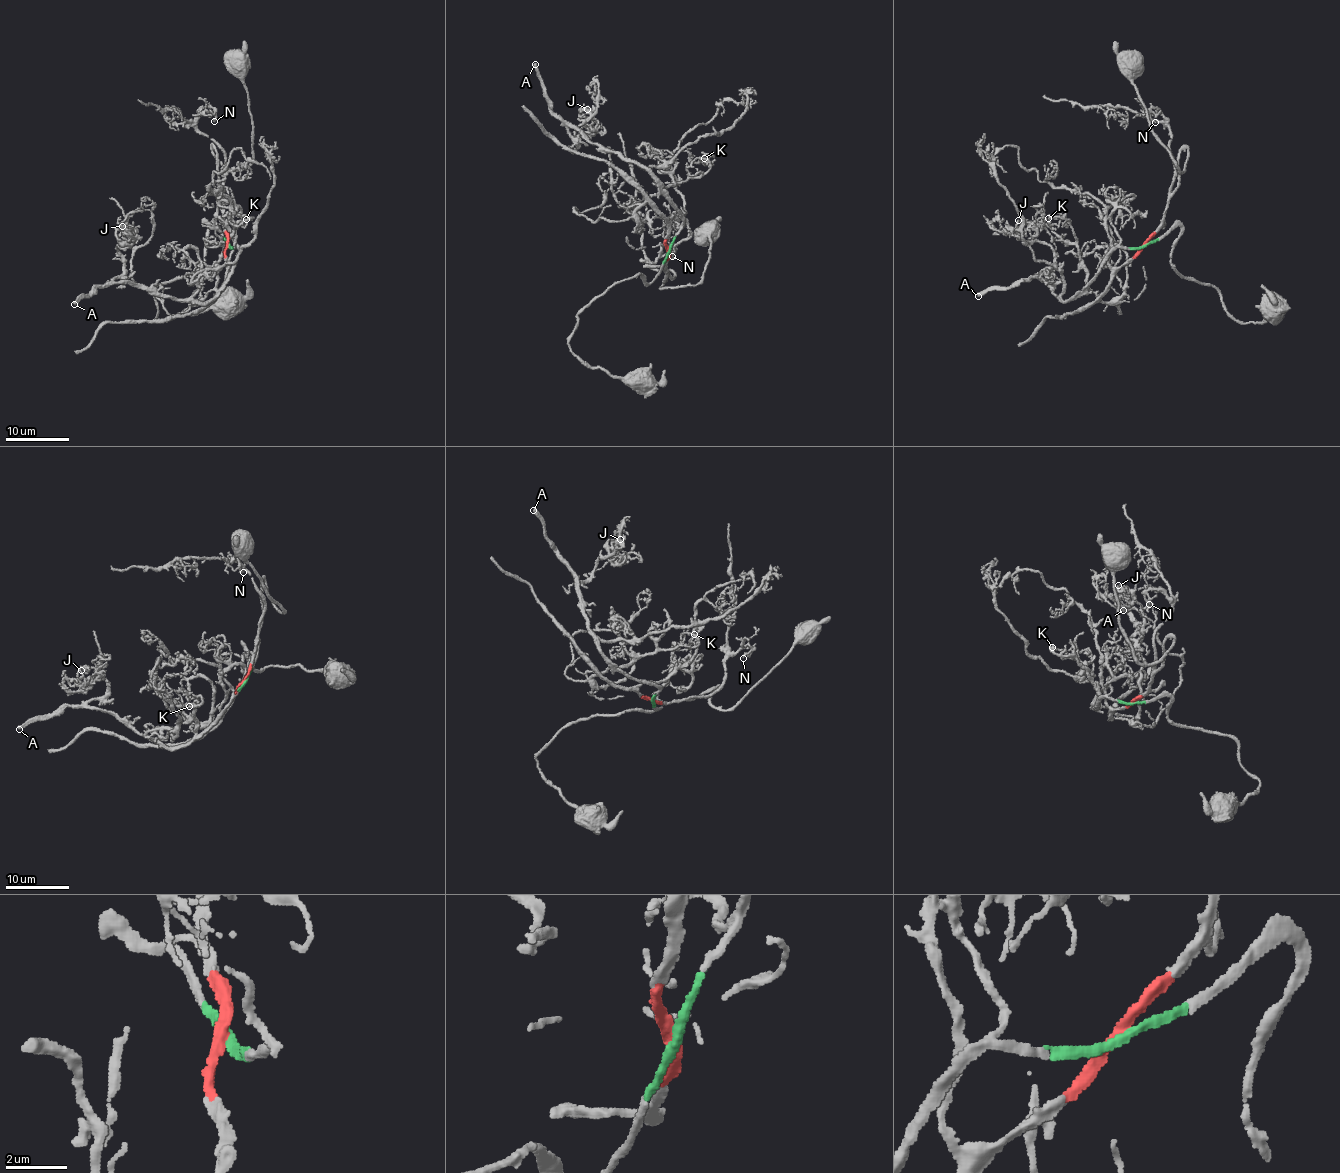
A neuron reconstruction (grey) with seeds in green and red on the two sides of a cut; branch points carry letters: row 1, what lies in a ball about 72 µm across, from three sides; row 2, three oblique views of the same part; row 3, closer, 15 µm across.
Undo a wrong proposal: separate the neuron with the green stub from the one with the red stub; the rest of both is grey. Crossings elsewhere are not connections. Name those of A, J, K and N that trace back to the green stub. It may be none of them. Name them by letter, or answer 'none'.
A, J, K

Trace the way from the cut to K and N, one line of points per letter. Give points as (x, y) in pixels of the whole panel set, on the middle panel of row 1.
K: (669, 250), (682, 222), (681, 213), (661, 194), (673, 184), (701, 177), (709, 169), (709, 162), (704, 157)
N: (667, 250), (666, 266), (672, 278), (673, 273), (655, 271), (652, 266), (660, 256), (674, 250), (671, 256)

